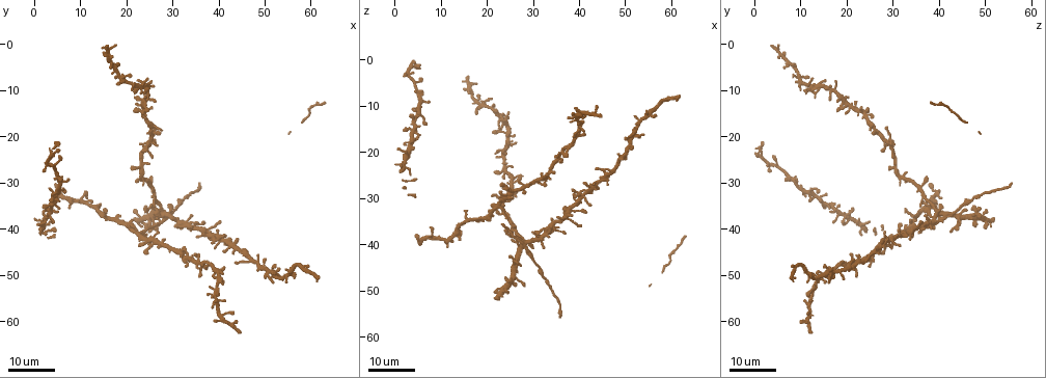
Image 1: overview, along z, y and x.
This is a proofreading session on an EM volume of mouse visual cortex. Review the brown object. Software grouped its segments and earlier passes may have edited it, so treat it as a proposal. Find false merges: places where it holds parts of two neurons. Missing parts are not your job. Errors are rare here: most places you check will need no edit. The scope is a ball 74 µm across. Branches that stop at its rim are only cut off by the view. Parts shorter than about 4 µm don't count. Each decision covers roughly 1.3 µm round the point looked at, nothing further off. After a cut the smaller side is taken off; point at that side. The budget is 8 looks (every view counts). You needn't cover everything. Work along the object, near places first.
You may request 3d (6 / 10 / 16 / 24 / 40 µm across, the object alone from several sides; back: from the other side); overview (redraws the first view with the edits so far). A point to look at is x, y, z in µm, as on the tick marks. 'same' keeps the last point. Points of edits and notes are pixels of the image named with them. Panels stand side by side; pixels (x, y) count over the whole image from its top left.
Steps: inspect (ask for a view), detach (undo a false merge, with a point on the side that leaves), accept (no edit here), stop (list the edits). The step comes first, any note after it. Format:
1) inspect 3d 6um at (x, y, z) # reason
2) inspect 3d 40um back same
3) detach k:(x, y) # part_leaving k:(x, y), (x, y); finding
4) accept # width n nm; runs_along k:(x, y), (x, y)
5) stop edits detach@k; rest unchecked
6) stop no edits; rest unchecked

inspect 3d 16um at (24.0, 13.5, 21.0) # calibre changes

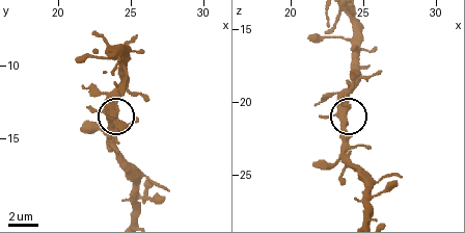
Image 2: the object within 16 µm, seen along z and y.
inspect 3d 6um at (23.8, 13.8, 21.2)

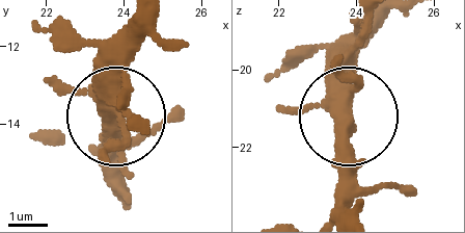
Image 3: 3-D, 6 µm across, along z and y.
accept # width 420 nm; one neuron here

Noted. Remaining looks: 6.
inspect 3d 24um at (22.0, 40.5, 31.5) # four-way junction

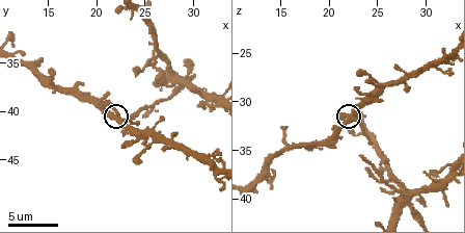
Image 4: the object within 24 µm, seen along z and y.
inspect 3d 6um at (21.8, 40.6, 32.0)

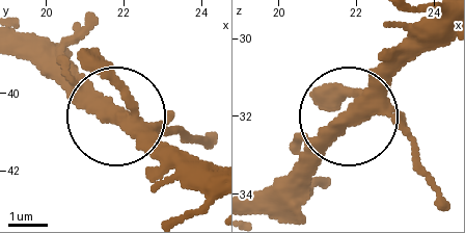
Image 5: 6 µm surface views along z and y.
inspect 3d 6um back at (21.95, 40.70, 31.80)

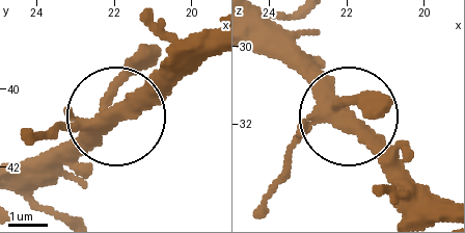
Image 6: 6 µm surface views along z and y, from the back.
accept # runs_along 6:(49, 136), (111, 120), (43, 182); continuous, no second neuron

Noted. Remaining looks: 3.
inspect 3d 16um at (37.0, 40.5, 34.0)

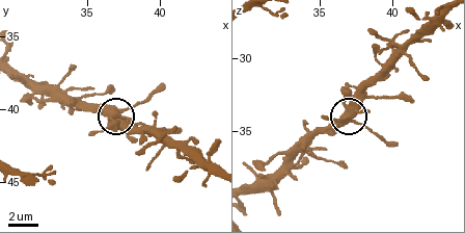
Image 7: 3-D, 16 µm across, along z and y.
inspect 3d 6um same

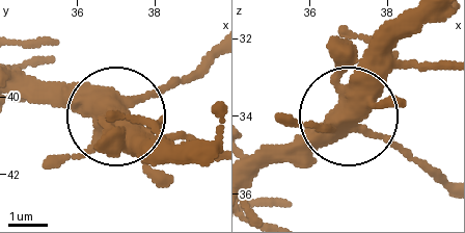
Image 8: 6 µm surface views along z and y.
accept # runs_along 8:(249, 187), (348, 121), (424, 174); all the same neuron

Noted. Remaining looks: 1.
stop no edits; rest unchecked

